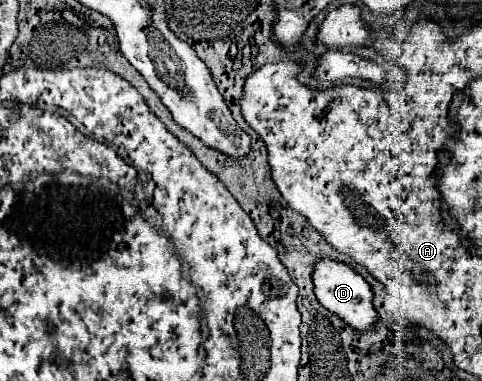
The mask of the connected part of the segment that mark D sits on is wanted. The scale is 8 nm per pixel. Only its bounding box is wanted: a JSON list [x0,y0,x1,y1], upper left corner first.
[312,258,378,332]

